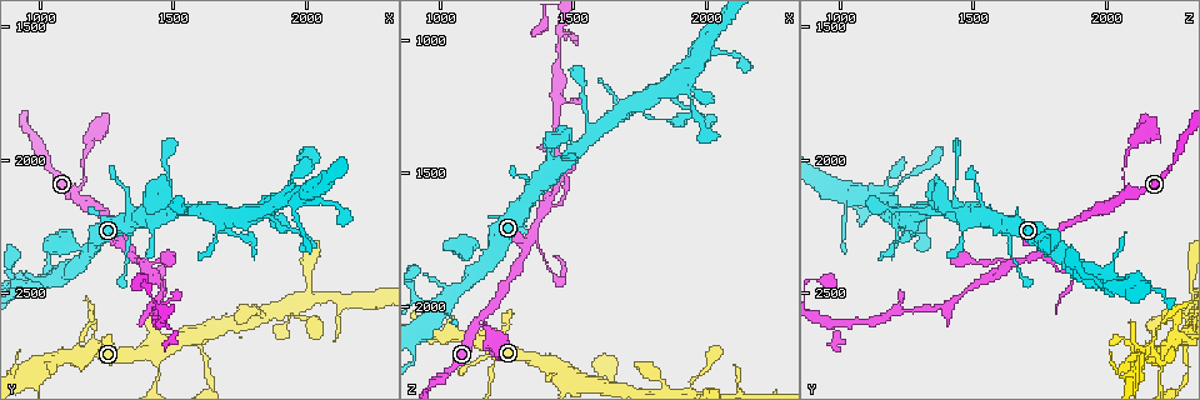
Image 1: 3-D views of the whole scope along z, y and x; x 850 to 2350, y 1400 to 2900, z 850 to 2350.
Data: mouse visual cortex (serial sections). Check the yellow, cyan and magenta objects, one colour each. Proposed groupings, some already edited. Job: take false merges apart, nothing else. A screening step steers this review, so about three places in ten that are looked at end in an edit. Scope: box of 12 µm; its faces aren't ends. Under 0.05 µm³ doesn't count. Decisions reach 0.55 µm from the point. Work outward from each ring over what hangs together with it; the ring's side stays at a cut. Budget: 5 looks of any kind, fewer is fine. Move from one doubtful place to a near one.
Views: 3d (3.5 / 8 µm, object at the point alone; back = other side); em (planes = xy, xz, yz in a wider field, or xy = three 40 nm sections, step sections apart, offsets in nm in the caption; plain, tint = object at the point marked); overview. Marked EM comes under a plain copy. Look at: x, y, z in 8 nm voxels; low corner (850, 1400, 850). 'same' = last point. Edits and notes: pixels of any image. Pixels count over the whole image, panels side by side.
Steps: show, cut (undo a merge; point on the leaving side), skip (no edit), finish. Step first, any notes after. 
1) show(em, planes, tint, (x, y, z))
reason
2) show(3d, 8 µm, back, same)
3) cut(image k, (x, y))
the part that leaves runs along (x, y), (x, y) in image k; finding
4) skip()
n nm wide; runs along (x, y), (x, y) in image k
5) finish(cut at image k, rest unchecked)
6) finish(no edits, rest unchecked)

show(3d, 3.5 µm, back, (1340, 2360, 1740))

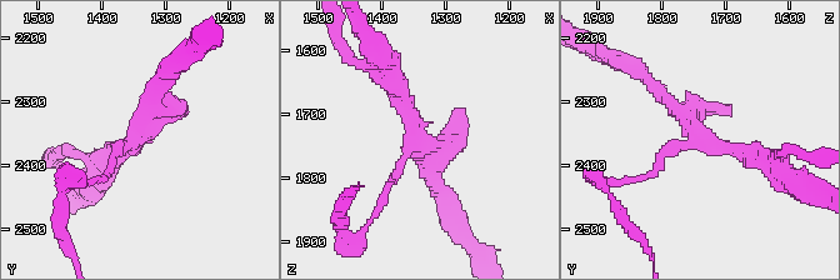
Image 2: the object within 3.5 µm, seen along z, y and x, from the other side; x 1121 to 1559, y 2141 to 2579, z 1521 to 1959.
show(em, planes, tint, (1340, 2360, 1740))
now the EM

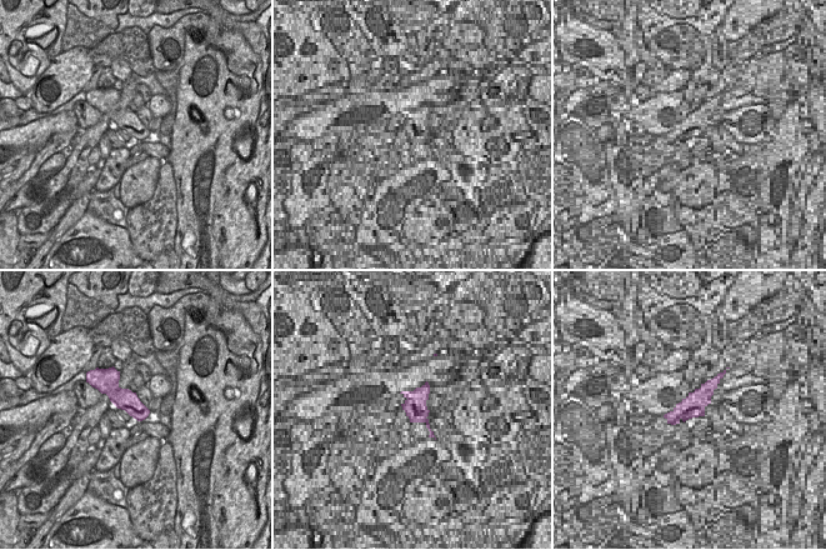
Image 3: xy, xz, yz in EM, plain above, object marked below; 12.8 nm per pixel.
cut(image 2, (384, 196))
the part that leaves runs along (401, 160), (370, 221), (351, 238), (344, 230) in image 2; two cells meet here

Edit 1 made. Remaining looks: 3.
show(overview)
redraw

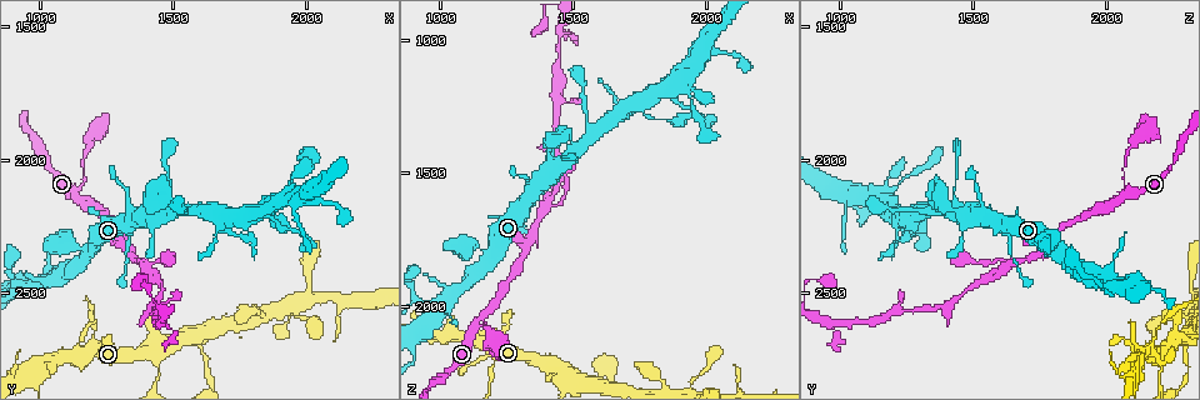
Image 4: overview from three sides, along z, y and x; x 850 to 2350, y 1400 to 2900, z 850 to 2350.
show(3d, 3.5 µm, (1990, 2590, 2260))
a narrow waist

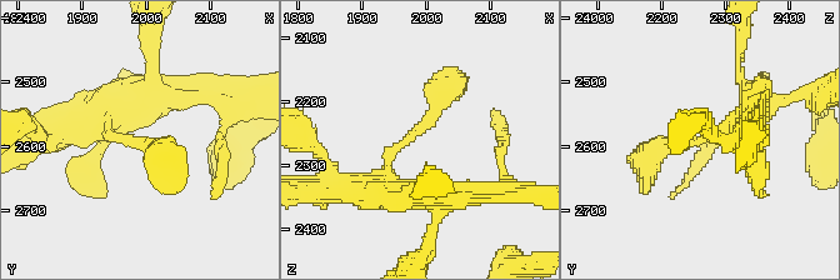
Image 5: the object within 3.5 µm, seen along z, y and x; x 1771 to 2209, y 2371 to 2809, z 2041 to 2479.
show(em, xy, step 1, tint, (1985, 2590, 2250))
arms of 300, 350 nm

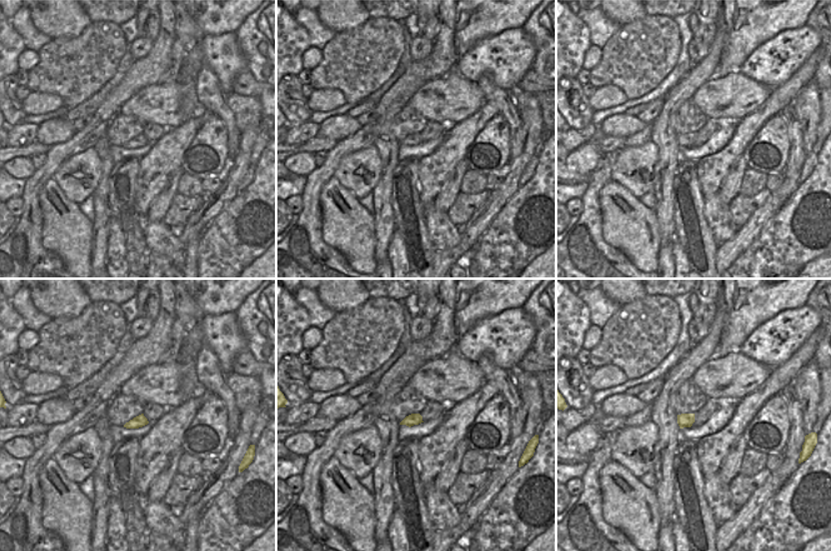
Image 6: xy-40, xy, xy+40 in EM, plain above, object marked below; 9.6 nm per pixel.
skip()
runs along (375, 195), (390, 154), (453, 86) in image 5; one cell here

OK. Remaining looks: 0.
finish(cut at image 2, rest unchecked)

